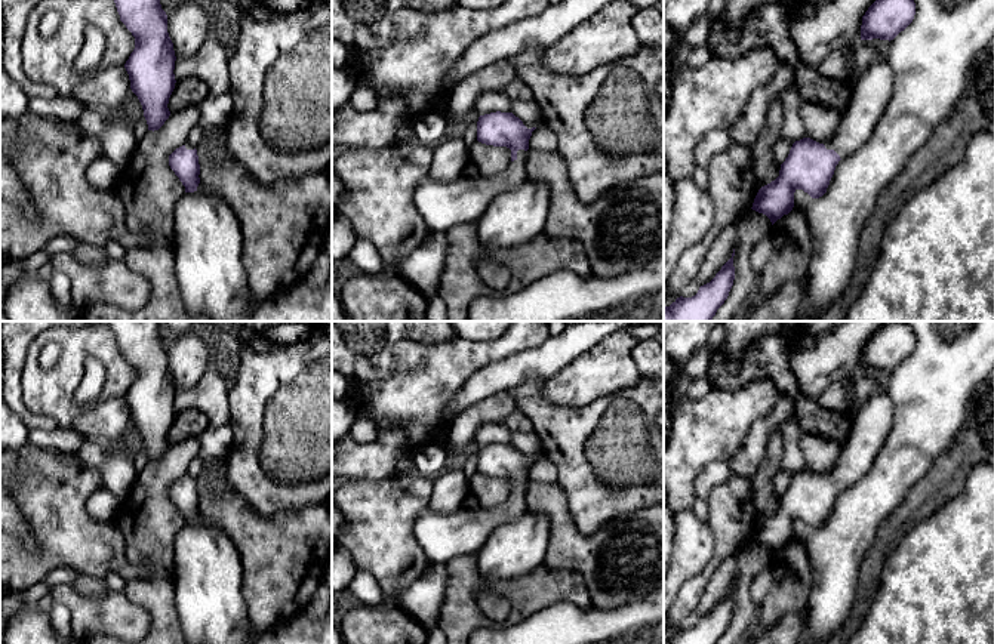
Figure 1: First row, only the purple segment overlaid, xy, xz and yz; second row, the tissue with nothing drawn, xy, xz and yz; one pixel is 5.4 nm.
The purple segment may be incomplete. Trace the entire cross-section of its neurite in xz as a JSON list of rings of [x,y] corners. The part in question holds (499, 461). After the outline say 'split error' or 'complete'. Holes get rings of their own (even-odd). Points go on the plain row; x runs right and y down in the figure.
[[[490,444],[478,449],[477,472],[493,478],[511,481],[511,493],[505,502],[493,508],[462,508],[456,512],[438,512],[428,506],[413,526],[415,537],[425,552],[430,564],[447,564],[450,560],[464,555],[474,555],[487,540],[495,529],[510,523],[527,512],[524,493],[529,481],[529,471],[536,459],[527,460],[513,444]]]; split error

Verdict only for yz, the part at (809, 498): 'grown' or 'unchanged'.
grown

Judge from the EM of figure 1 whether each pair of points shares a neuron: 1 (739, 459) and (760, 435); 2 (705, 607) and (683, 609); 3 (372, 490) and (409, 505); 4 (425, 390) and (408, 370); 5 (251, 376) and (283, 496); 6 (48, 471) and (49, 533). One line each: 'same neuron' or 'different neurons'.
1: same neuron
2: different neurons
3: same neuron
4: same neuron
5: same neuron
6: same neuron

